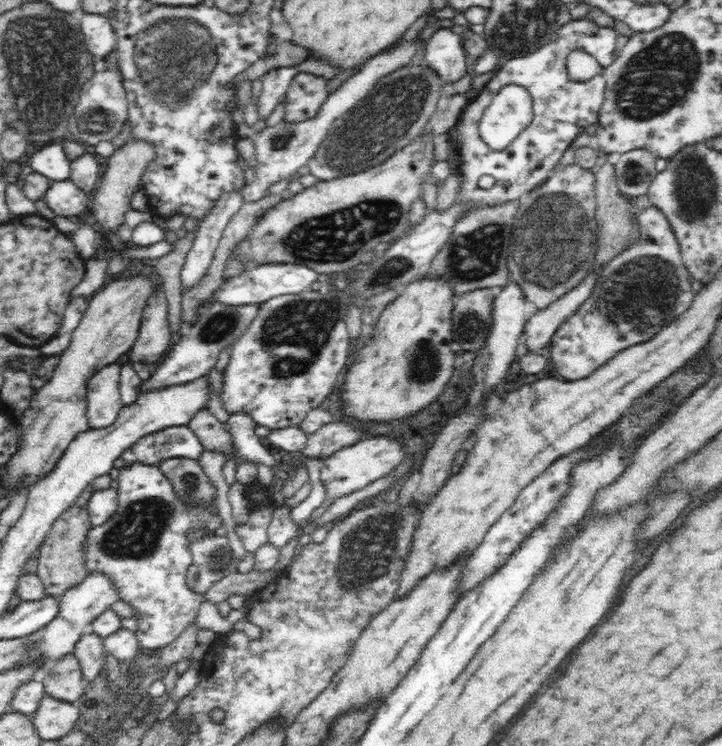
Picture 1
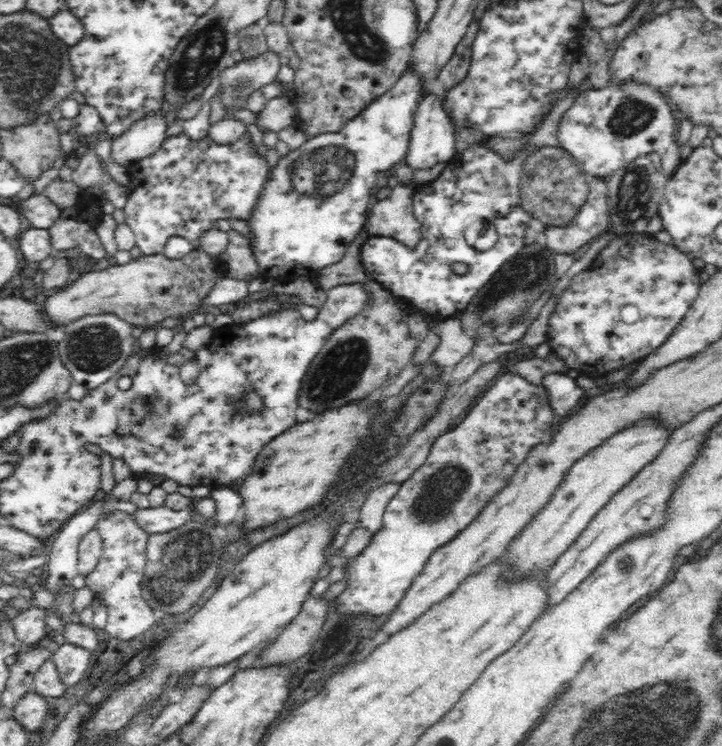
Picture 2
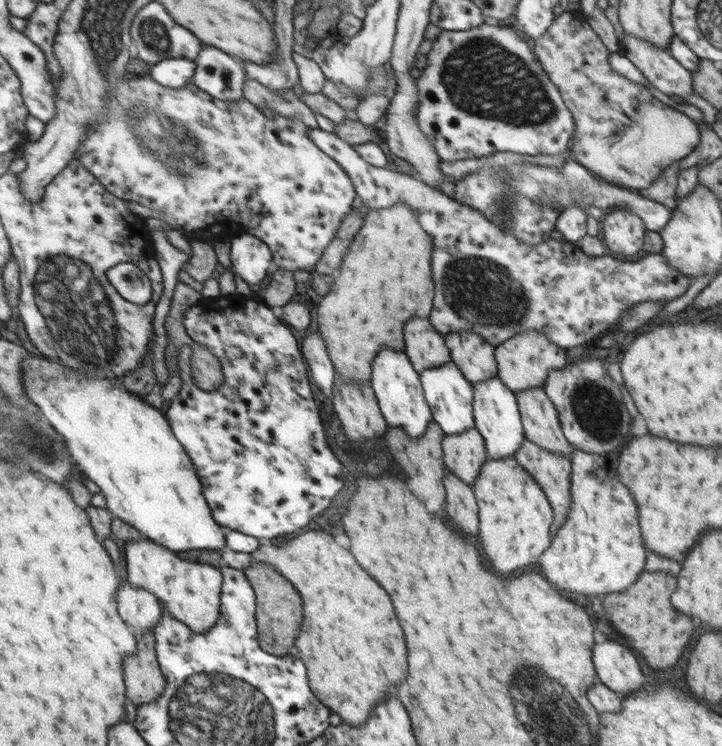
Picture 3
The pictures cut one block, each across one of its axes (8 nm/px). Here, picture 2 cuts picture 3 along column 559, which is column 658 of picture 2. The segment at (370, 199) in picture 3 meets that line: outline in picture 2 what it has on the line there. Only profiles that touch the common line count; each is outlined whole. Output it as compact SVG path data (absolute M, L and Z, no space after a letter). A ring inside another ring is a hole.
M628 233L622 238L618 238L614 242L614 246L606 248L598 260L588 268L580 272L580 274L574 276L571 282L562 293L555 311L552 313L549 321L549 327L547 330L548 343L550 343L550 349L554 350L556 355L564 359L564 362L569 368L579 370L582 375L588 375L594 378L598 376L610 373L613 370L624 366L624 364L630 364L636 360L640 360L642 357L646 357L648 354L652 354L658 346L662 346L662 343L666 342L671 336L671 332L674 328L682 322L684 316L686 316L687 310L690 310L691 303L694 302L695 298L698 298L699 290L701 287L700 280L698 279L698 268L694 267L692 259L684 255L682 250L678 250L672 245L664 245L656 240L648 240L644 236L640 236L640 233Z

